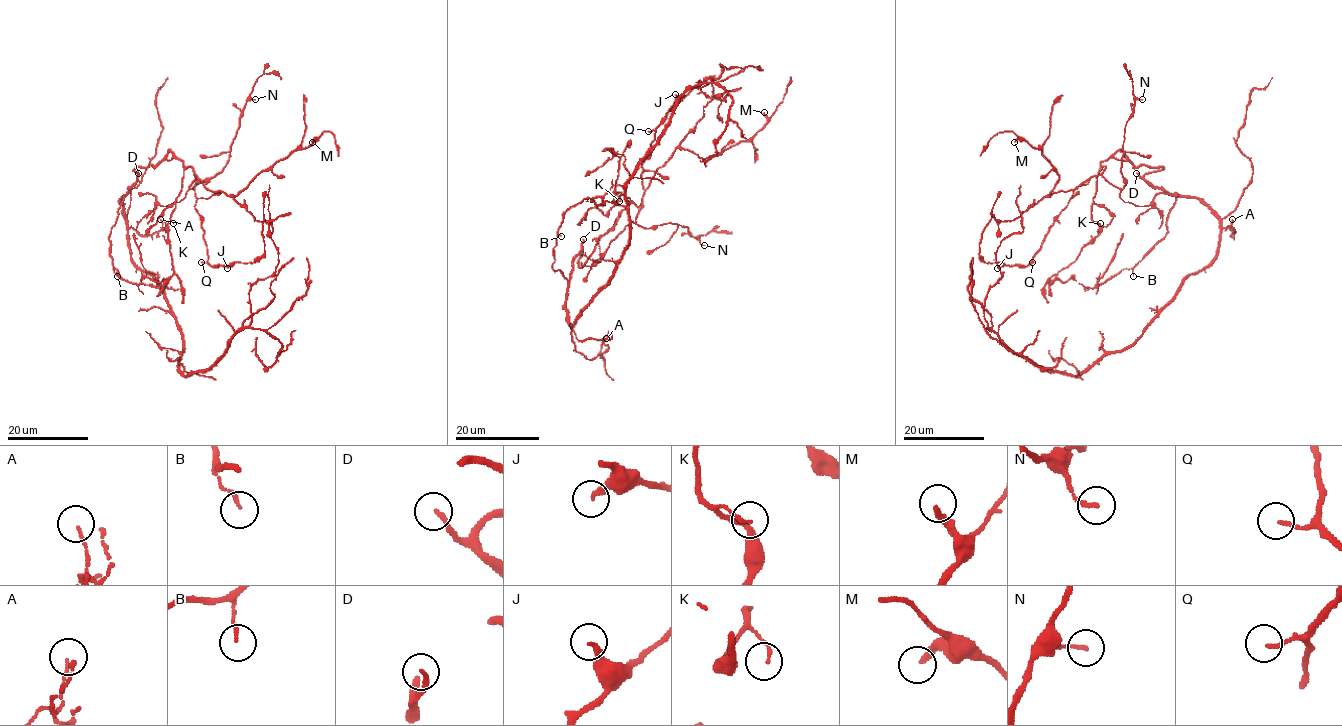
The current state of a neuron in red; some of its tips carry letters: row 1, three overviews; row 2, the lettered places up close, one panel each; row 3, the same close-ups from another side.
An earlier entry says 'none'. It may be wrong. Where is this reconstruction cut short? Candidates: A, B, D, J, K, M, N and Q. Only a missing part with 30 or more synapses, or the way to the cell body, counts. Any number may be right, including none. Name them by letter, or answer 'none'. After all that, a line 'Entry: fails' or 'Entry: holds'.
D
Entry: fails

